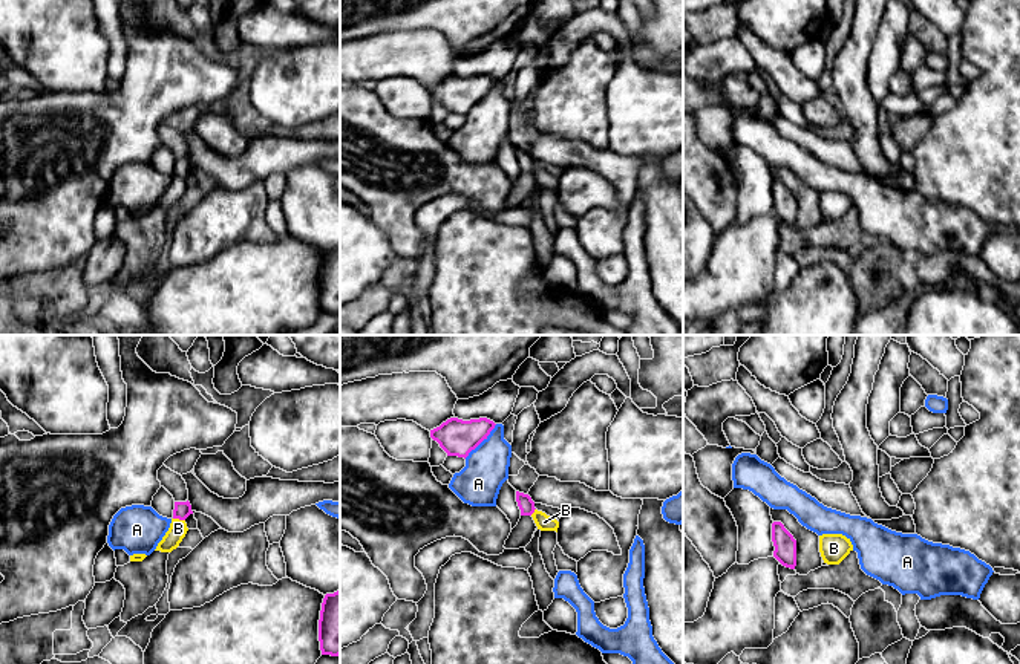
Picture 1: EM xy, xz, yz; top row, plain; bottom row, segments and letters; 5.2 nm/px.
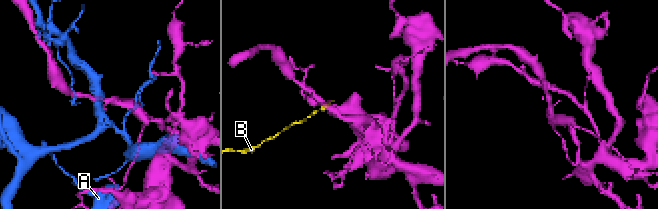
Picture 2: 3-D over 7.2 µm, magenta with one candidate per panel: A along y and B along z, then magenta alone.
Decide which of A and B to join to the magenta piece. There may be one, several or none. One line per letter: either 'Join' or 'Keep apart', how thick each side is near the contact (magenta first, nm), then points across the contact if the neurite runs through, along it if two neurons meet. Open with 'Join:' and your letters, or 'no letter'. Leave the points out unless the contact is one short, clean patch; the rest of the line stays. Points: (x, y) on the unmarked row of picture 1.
Join: no letter
A: Keep apart. Thickness 190 nm (magenta) against 240 nm
B: Keep apart. Thickness 90 nm (magenta) against 100 nm. Boundary: xy (173, 175), (184, 178)

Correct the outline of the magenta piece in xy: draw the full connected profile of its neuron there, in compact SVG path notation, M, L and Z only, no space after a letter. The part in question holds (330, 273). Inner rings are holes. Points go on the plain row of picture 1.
M340 248L326 251L319 277L319 298L322 312L340 312Z

